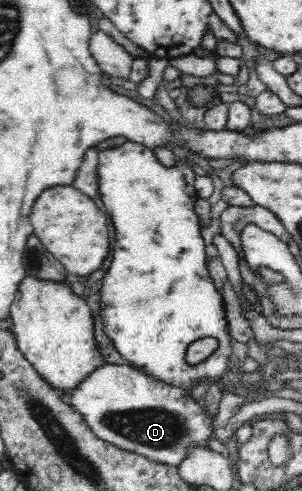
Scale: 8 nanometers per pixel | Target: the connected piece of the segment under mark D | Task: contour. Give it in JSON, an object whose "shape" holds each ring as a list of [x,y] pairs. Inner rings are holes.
{"shape":[[[104,362],[95,367],[72,391],[56,389],[100,439],[132,453],[178,467],[192,444],[208,443],[213,416],[199,402],[167,383],[148,377],[128,364]]]}

